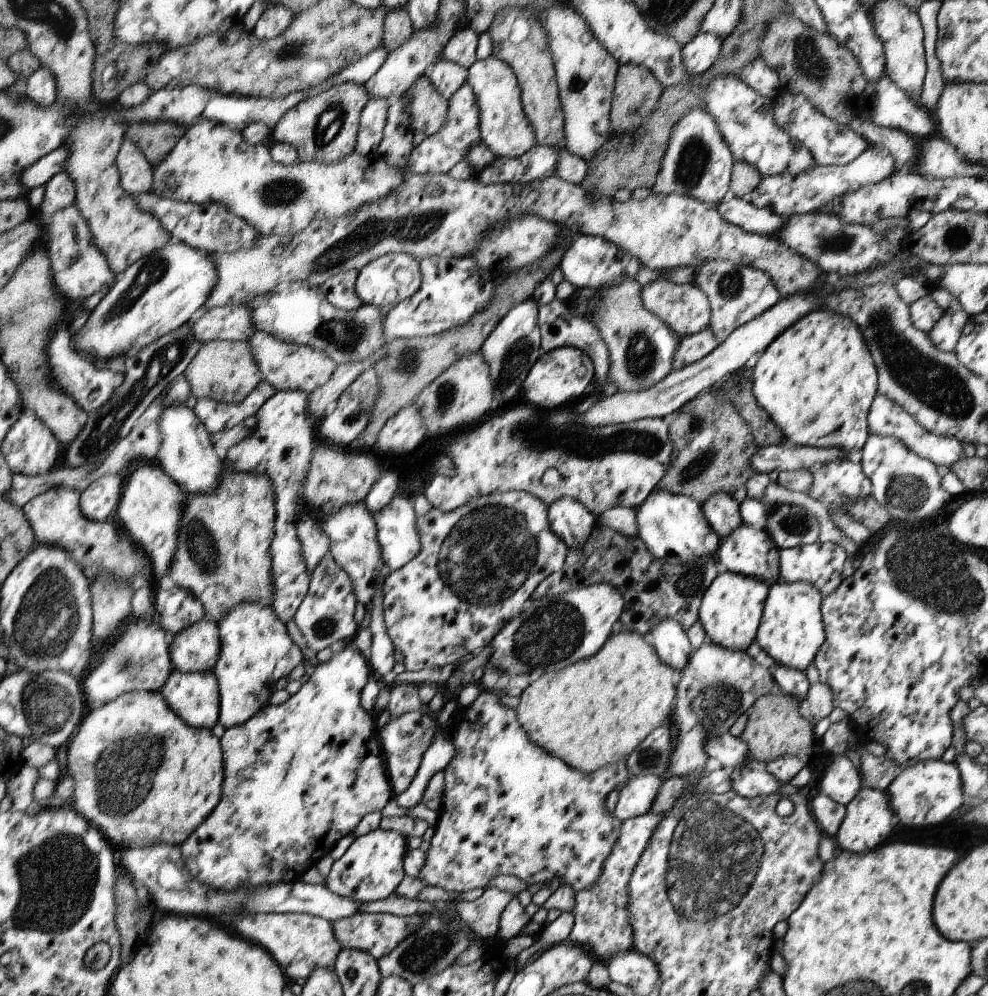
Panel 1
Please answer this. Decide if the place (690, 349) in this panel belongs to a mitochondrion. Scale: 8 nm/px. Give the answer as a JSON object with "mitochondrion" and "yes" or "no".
{"mitochondrion":"no"}

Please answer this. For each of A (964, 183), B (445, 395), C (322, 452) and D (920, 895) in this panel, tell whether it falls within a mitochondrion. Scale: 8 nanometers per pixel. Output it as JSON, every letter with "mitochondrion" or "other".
{"A":"other","B":"mitochondrion","C":"other","D":"other"}

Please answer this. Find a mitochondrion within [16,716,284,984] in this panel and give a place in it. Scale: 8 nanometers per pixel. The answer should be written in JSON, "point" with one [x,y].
{"point":[123,774]}

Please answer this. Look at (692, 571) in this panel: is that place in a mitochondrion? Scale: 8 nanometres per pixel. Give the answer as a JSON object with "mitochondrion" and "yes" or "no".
{"mitochondrion":"yes"}

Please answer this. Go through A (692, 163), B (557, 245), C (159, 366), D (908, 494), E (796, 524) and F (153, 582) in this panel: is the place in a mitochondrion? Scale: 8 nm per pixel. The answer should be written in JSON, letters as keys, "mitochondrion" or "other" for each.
{"A":"mitochondrion","B":"other","C":"mitochondrion","D":"mitochondrion","E":"mitochondrion","F":"other"}

